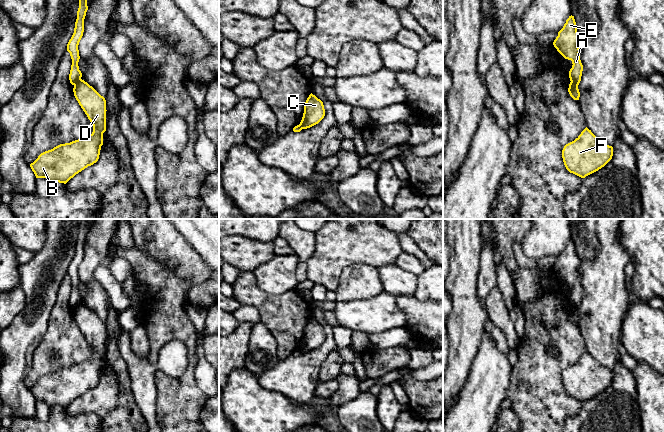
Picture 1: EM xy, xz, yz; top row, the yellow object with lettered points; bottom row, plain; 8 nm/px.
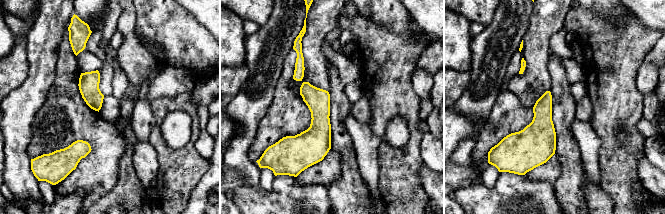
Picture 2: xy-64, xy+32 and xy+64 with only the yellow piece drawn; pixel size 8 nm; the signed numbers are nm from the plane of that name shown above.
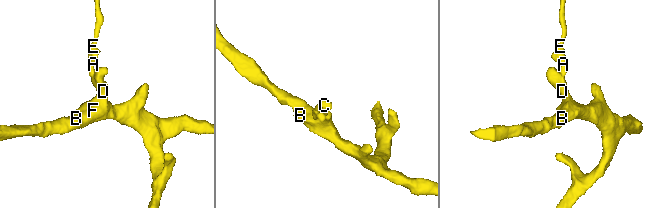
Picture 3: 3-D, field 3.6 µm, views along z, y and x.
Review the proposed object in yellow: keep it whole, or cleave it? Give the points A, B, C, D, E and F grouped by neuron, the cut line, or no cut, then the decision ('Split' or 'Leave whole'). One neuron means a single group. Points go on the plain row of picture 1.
Groups: A E / B C D F. Split along xy (80, 302), (74, 309). Split

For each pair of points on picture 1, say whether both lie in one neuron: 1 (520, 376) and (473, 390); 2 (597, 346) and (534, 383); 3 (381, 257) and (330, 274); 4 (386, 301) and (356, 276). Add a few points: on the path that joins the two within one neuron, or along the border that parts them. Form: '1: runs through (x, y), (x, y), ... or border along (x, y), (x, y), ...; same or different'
1: border along (513, 366), (506, 396); different
2: border along (579, 328), (587, 350); different
3: runs through (368, 256), (348, 256), (343, 261); same
4: border along (383, 290), (376, 295), (354, 300); different

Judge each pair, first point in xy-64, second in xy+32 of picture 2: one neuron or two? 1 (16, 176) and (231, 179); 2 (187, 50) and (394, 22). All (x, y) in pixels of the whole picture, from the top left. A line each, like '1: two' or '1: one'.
1: two
2: one

